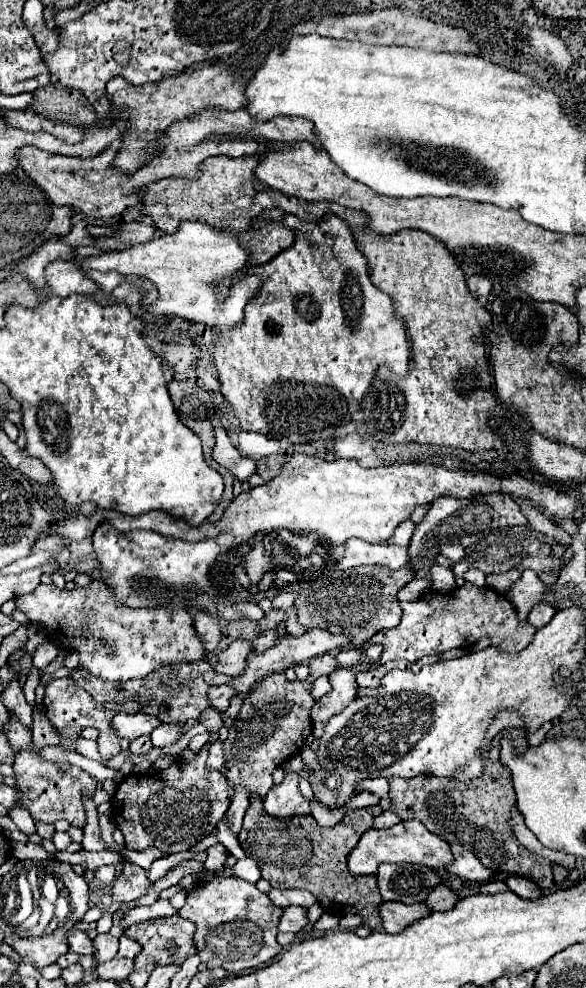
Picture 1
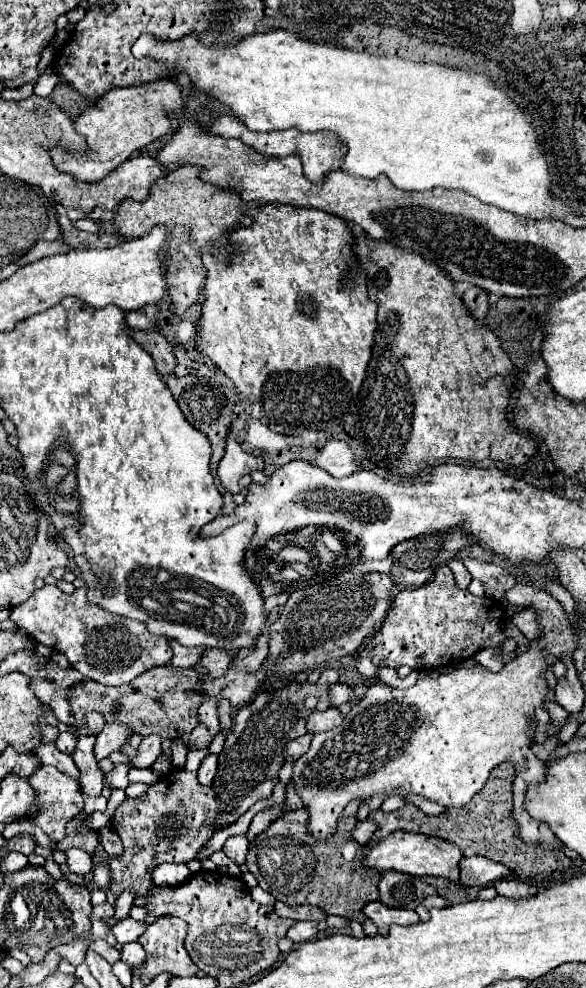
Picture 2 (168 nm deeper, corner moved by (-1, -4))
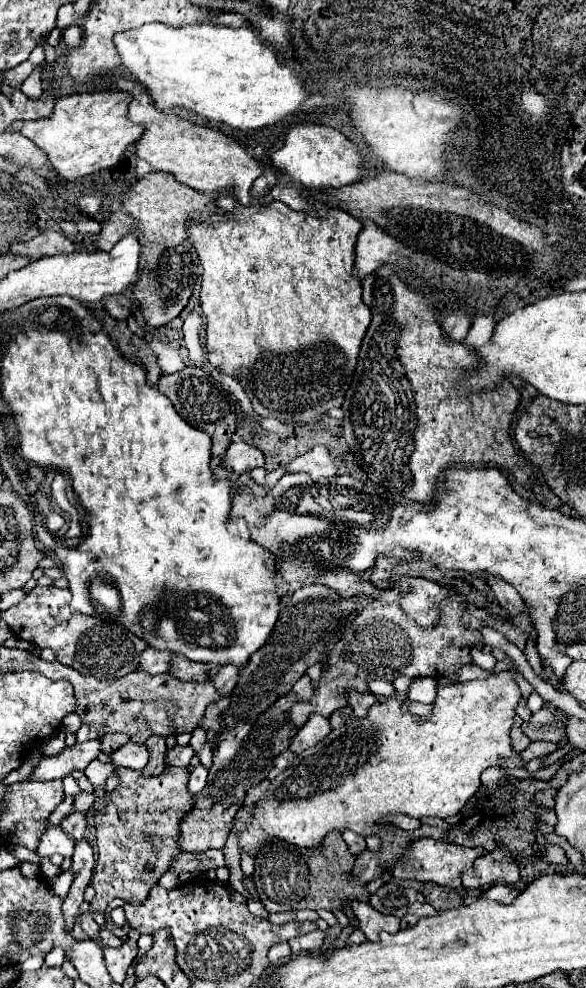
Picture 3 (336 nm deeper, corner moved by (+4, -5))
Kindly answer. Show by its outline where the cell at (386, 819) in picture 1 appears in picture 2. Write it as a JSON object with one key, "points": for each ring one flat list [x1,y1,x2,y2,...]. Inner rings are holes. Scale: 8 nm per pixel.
{"points":[[366,819,366,821,362,821,362,823,358,823,358,825,354,827,352,837,354,837,354,841,358,841,360,845,366,845,374,831,376,831,376,823,370,821,370,819]]}

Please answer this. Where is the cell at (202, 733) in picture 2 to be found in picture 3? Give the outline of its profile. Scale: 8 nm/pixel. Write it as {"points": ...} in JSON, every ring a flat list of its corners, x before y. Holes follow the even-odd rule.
{"points":[[175,746,167,752,167,764,171,766,179,766,179,768,187,768,191,758,195,756,195,750,191,746]]}

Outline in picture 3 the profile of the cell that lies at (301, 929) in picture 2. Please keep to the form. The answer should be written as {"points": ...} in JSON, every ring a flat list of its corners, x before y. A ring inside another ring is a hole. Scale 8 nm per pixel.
{"points":[[313,930,313,932,307,932,307,934,299,936,299,938,291,938,291,940,289,940,289,946,291,946,293,954,313,952,313,950,317,950,317,948,323,944,323,938,325,938,325,932]]}

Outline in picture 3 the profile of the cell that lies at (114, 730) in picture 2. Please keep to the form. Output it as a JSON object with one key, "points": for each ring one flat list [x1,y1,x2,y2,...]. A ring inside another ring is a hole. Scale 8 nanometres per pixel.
{"points":[[99,738,83,744,75,744,71,748,65,748,57,756,45,756,39,766,35,768,31,778,37,780,53,780,53,778,65,778,73,770,85,770,85,766,95,760,101,754,101,742]]}

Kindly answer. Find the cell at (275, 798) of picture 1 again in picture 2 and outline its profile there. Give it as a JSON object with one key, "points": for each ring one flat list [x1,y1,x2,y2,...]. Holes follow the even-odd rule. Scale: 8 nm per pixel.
{"points":[[276,805,276,807,270,807,270,809,260,811,258,815,254,815,254,819,252,819,252,823,250,823,248,831,246,831,248,841,254,841,256,833,262,833,264,829,268,829,268,825,270,825,270,823,272,823,276,817,280,817,282,813,284,813,282,805]]}

